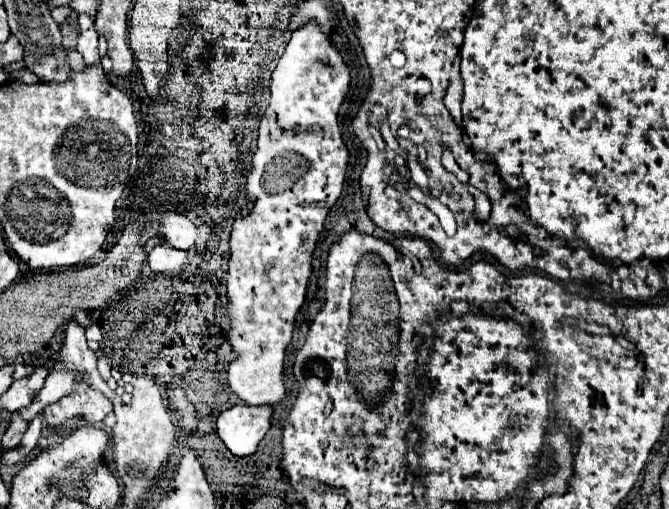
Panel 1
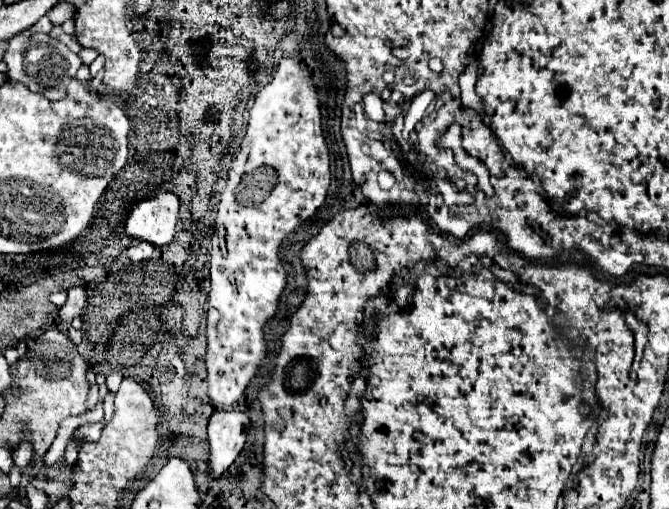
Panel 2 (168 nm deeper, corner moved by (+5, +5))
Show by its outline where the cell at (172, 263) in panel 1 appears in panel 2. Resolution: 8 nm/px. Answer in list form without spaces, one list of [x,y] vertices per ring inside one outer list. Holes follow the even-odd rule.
[[[140,241],[138,245],[128,245],[126,247],[126,257],[130,261],[134,261],[134,263],[140,263],[140,261],[150,259],[152,253],[154,253],[154,247],[150,243],[146,243],[146,241]]]

